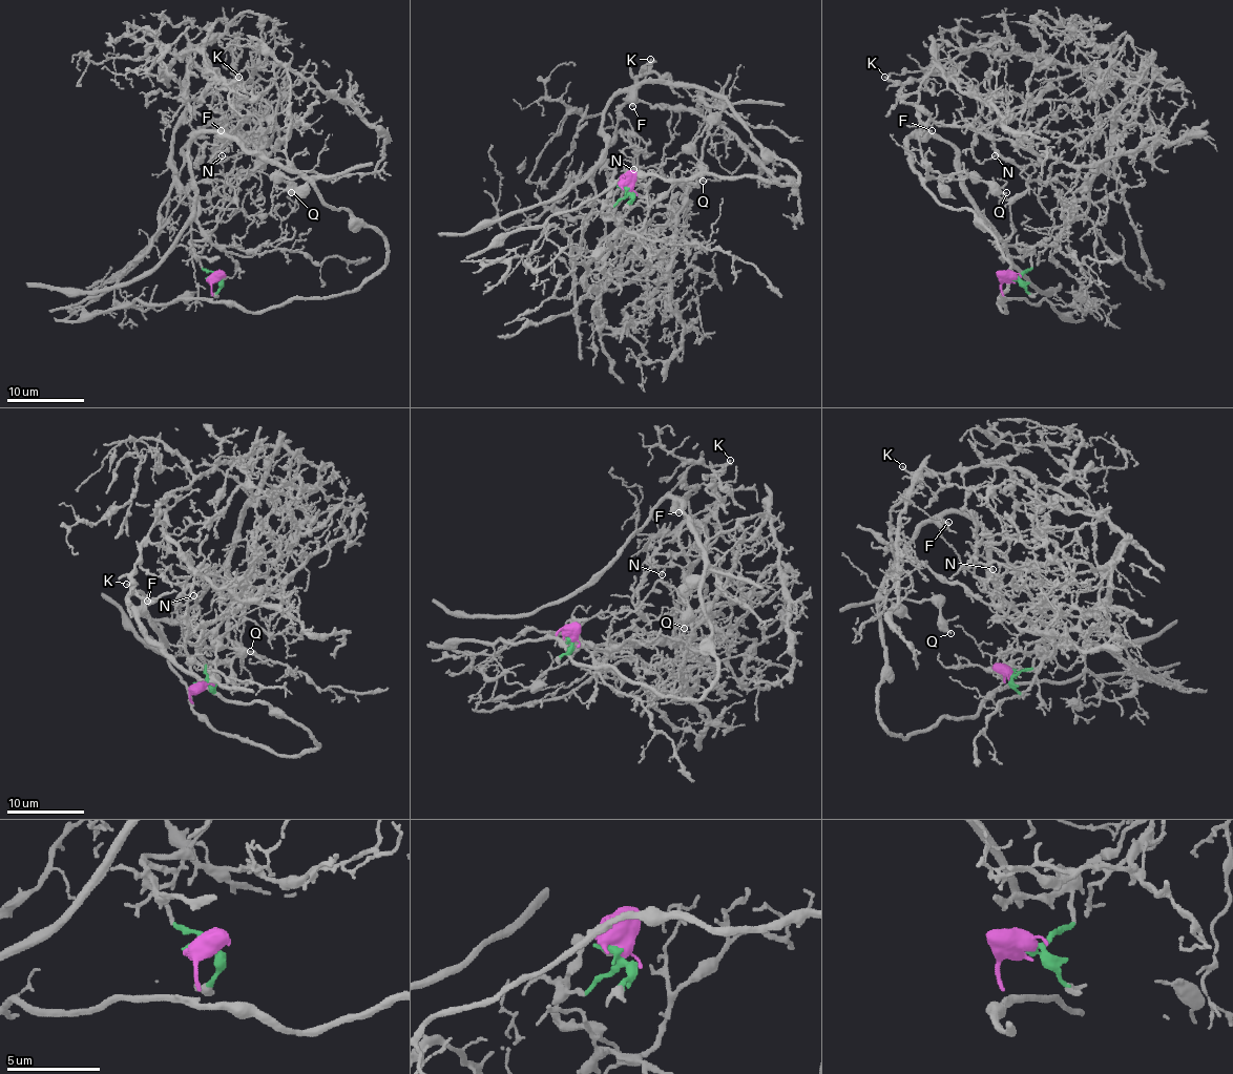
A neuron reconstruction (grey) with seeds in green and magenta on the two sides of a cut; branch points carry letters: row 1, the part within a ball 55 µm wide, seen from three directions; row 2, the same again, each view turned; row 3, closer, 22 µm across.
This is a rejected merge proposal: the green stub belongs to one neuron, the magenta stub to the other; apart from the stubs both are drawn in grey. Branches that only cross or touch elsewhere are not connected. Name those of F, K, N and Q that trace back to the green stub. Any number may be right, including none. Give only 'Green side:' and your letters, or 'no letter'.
Green side: K, N

